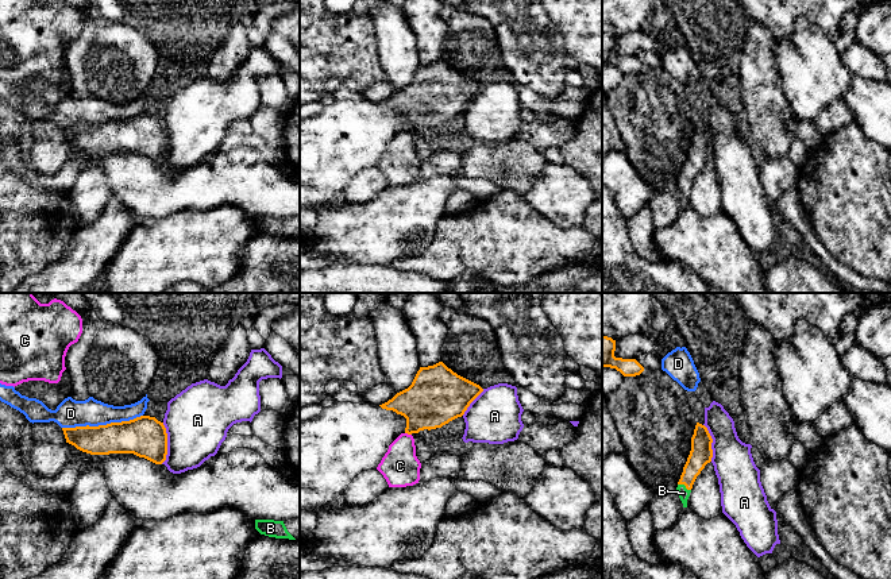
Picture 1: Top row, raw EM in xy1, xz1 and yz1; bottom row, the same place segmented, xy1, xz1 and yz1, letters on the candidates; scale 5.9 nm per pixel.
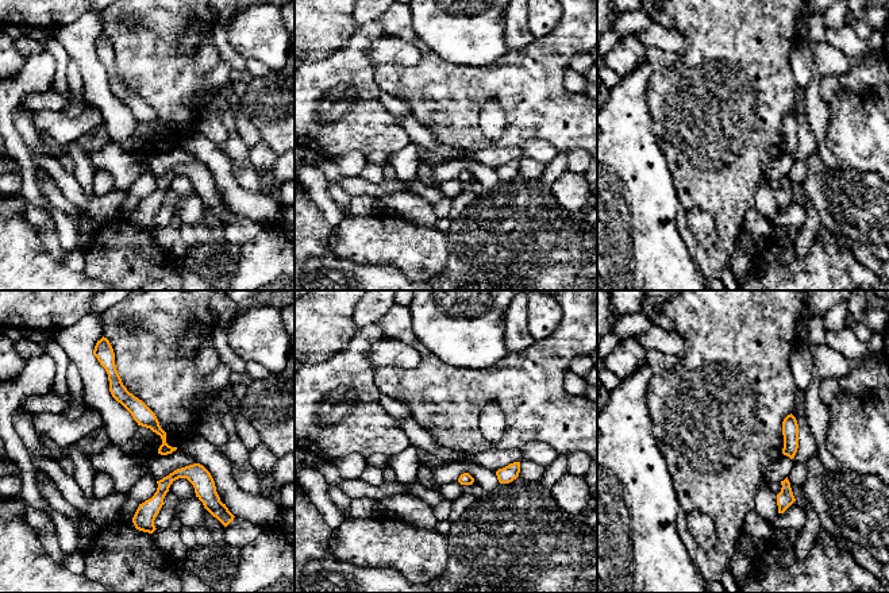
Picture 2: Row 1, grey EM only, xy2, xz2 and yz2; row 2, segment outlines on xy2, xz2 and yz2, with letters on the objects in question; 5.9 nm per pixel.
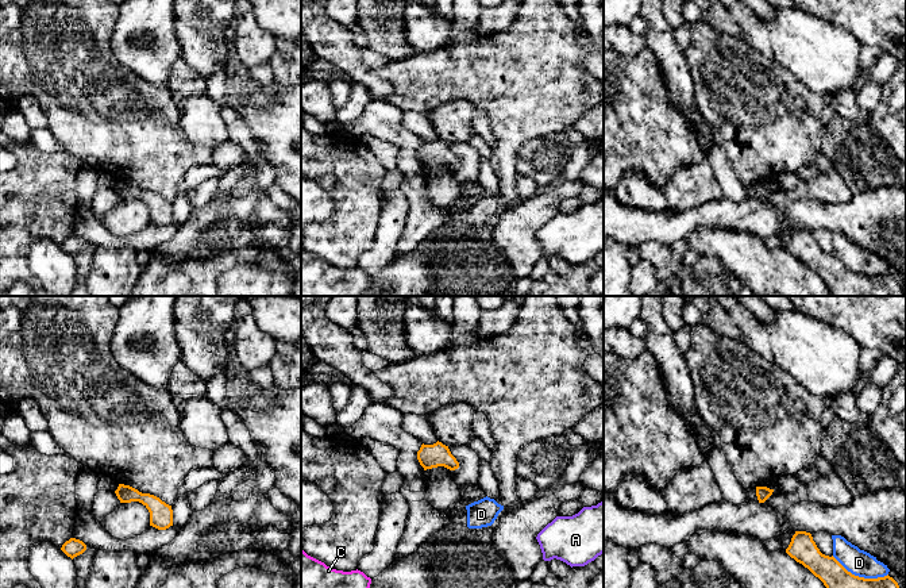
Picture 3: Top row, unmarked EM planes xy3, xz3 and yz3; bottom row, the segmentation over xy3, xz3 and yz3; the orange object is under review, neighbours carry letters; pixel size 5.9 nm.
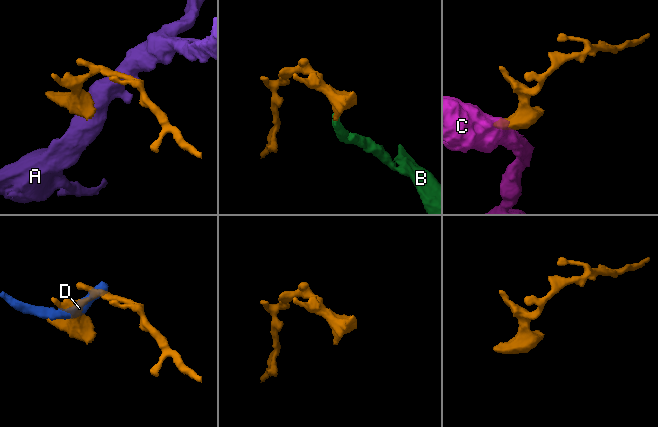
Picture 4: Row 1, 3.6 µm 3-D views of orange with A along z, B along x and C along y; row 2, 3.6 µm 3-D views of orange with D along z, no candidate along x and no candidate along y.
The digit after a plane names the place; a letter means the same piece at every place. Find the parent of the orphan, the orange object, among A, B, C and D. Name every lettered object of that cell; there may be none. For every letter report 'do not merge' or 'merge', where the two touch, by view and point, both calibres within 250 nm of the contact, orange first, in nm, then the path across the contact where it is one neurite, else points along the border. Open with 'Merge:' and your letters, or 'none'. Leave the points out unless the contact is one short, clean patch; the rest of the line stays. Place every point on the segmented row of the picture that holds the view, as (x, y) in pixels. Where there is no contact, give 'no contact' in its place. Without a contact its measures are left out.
Merge: B
A: do not merge | xy1 (166, 443) | 240/380 nm | along xy1 (164, 423), (166, 458), (161, 463)
B: merge | yz1 (685, 485) | 140/70 nm | across yz1 (701, 454), (685, 485), (683, 493)
C: do not merge | xz1 (408, 433) | 320/220 nm | along xz1 (405, 432), (411, 435)
D: do not merge | xy1 (101, 425) | 240/170 nm

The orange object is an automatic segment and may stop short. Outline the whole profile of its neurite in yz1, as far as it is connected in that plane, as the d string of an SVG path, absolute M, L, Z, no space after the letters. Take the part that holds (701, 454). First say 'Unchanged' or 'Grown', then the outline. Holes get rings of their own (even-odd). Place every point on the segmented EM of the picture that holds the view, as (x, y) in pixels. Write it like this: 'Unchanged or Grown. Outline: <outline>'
Grown. Outline: M697 422L694 435L691 437L691 451L676 487L683 507L687 507L687 499L697 476L701 474L705 466L711 462L711 443L713 439L707 428Z

